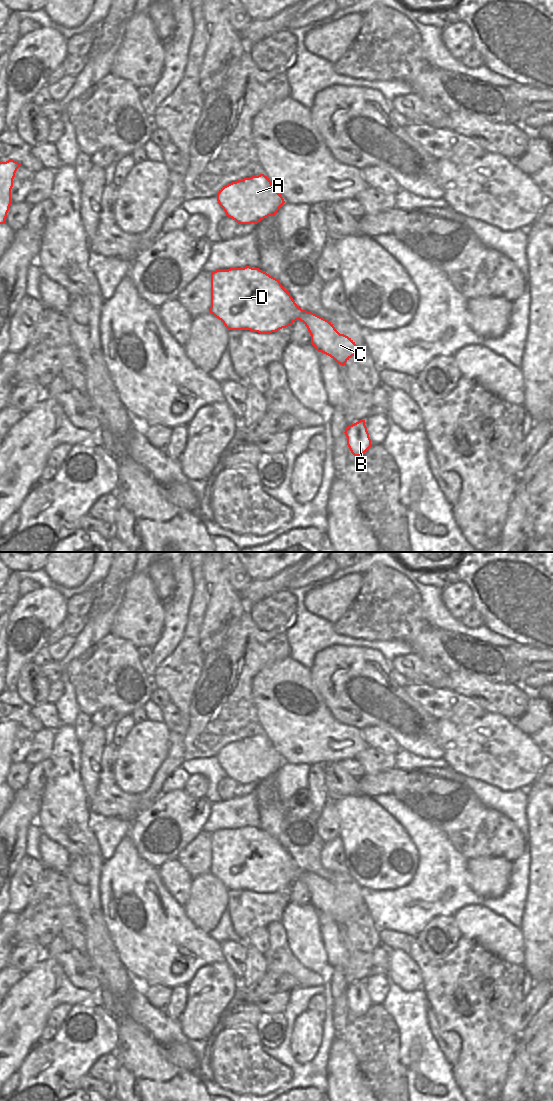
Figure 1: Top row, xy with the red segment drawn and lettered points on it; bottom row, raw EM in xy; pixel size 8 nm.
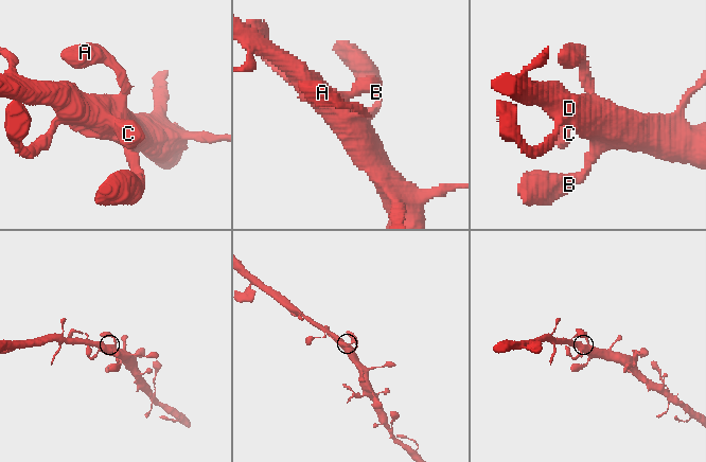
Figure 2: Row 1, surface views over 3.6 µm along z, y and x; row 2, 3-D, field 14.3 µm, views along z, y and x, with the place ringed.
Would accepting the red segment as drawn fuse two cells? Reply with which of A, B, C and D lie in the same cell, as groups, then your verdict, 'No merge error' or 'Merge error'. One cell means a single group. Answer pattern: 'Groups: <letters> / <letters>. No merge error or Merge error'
Groups: A B C D. No merge error.

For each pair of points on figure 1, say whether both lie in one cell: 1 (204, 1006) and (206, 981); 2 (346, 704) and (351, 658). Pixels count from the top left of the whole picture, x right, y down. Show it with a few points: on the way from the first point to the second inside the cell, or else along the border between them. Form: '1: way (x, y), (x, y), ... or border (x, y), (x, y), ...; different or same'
1: way (204, 1000), (204, 987); same
2: way (345, 693), (346, 669); same

